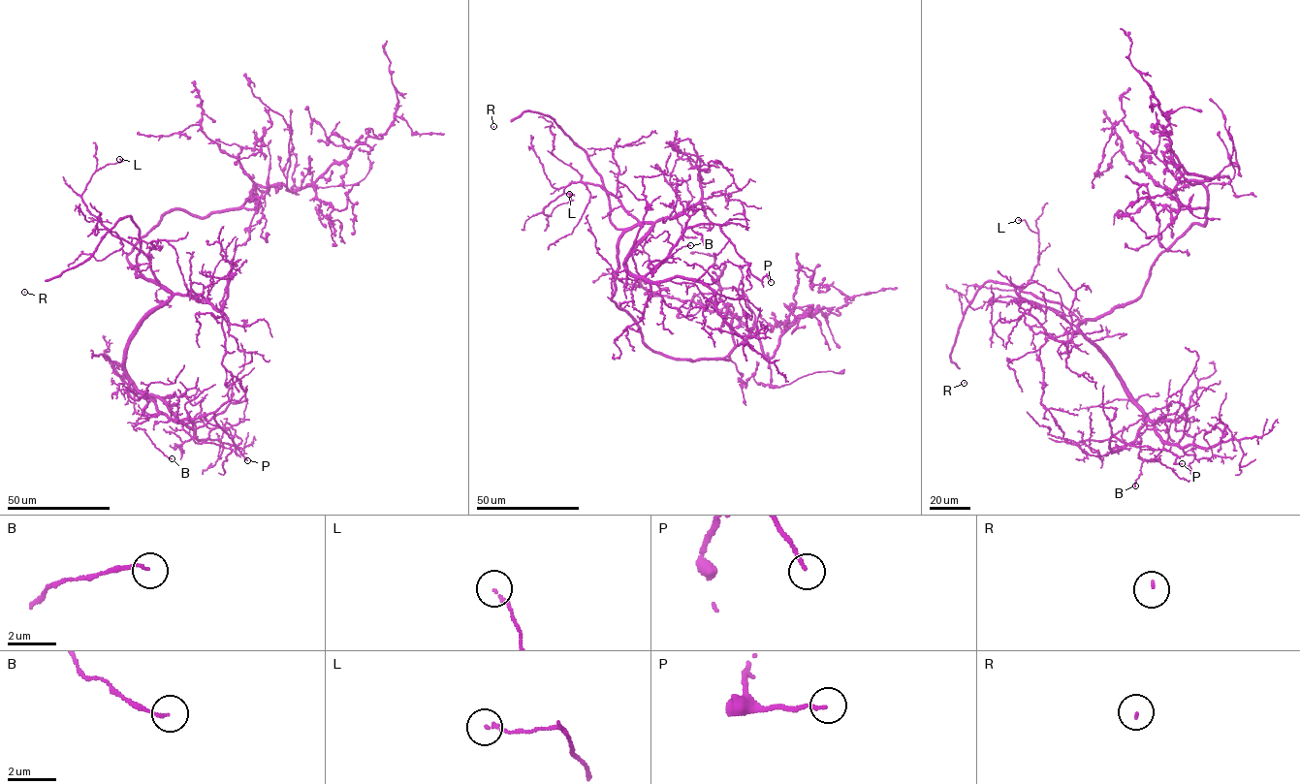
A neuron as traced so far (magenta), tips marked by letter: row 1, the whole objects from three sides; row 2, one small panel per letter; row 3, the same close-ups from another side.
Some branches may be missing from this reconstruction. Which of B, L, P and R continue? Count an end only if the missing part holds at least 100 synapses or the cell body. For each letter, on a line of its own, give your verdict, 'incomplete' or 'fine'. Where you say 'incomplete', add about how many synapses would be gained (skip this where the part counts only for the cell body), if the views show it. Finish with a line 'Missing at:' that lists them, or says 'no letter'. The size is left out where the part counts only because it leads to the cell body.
B: fine
L: fine
P: fine
R: incomplete
Missing at: R

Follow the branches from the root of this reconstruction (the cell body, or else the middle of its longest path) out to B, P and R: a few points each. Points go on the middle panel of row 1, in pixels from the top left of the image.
B: (623, 310), (611, 299), (626, 232), (651, 223), (626, 260), (636, 275), (690, 245)
P: (623, 310), (611, 299), (618, 238), (645, 223), (626, 260), (632, 273), (710, 223), (771, 282)
R: (623, 310), (611, 299), (624, 230), (611, 221), (607, 190), (587, 154), (540, 113), (525, 110), (493, 126)

